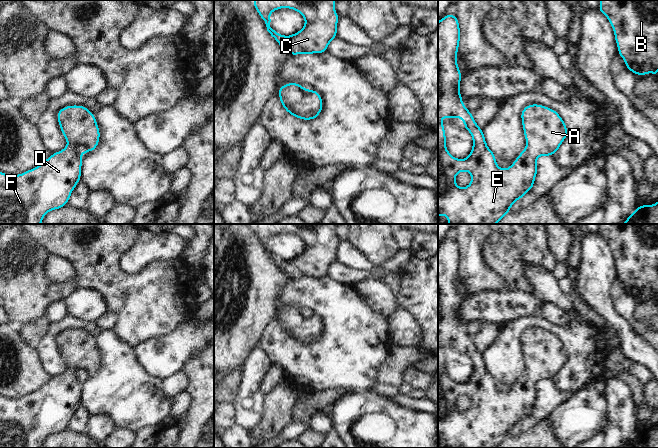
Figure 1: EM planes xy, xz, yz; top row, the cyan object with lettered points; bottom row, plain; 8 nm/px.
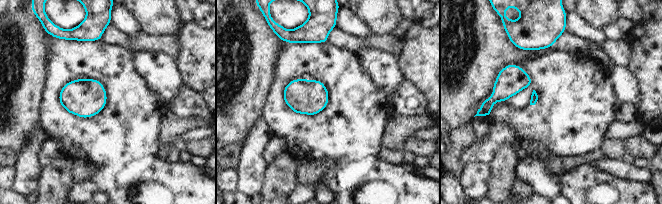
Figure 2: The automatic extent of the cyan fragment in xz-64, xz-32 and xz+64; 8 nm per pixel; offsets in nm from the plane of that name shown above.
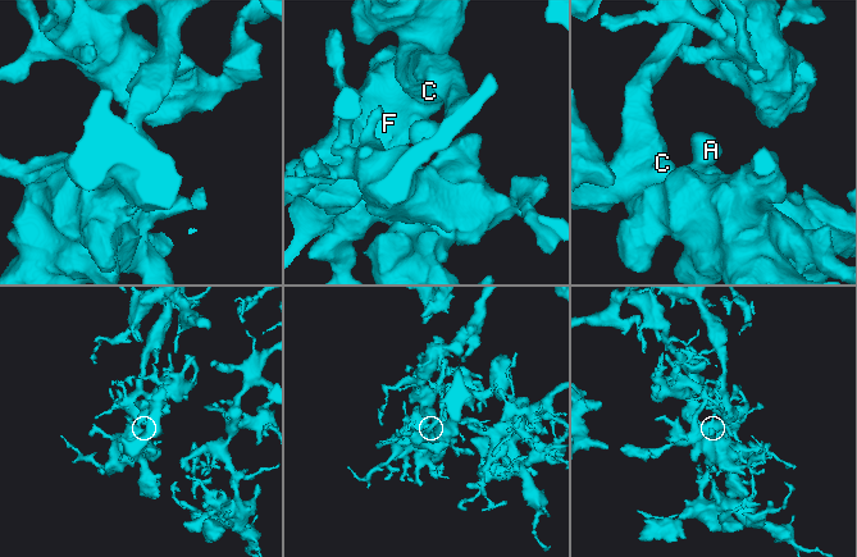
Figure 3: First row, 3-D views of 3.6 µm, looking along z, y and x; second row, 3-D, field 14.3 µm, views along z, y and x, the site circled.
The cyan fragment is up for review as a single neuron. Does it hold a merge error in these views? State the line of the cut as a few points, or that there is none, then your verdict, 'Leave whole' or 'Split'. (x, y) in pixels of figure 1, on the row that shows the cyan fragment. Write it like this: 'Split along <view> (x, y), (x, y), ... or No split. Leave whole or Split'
No split. Leave whole.

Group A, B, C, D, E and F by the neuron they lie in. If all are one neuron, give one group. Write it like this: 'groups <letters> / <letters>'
groups A B C D E F

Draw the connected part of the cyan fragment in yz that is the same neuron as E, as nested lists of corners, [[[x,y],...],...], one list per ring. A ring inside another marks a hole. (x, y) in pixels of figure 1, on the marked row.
[[[447,14],[438,22],[438,217],[445,214],[448,224],[496,224],[506,216],[510,208],[520,198],[525,197],[529,190],[534,188],[534,181],[538,173],[536,159],[540,156],[554,156],[560,145],[568,135],[566,123],[560,114],[541,104],[529,104],[522,109],[521,120],[526,139],[526,148],[517,156],[509,168],[501,169],[496,163],[496,155],[486,144],[483,130],[477,125],[473,114],[462,103],[460,82],[462,74],[457,64],[457,53],[460,45],[460,25],[457,15]],[[441,118],[461,118],[464,128],[472,135],[473,146],[466,159],[456,159],[446,148],[446,133]],[[461,171],[470,173],[472,180],[465,188],[459,188],[455,177]]]

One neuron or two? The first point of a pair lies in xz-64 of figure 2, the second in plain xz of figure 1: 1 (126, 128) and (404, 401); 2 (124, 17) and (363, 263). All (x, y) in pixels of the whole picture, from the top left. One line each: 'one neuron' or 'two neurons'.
1: two neurons
2: one neuron

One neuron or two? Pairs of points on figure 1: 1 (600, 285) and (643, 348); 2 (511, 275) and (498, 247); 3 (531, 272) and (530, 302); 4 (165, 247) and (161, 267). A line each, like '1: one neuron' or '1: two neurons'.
1: one neuron
2: one neuron
3: two neurons
4: two neurons

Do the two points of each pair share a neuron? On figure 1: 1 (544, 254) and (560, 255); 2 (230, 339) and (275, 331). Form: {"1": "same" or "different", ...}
{"1": "different", "2": "different"}

